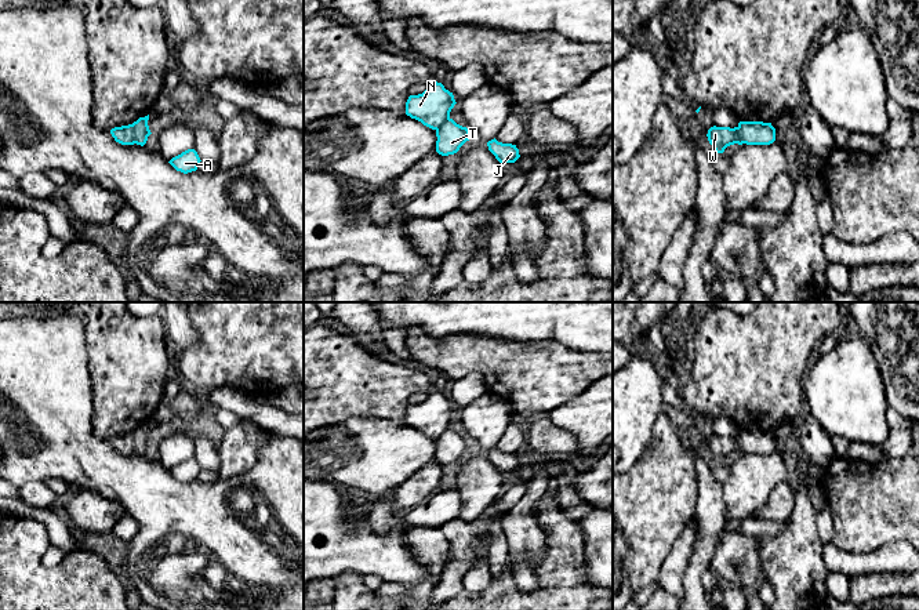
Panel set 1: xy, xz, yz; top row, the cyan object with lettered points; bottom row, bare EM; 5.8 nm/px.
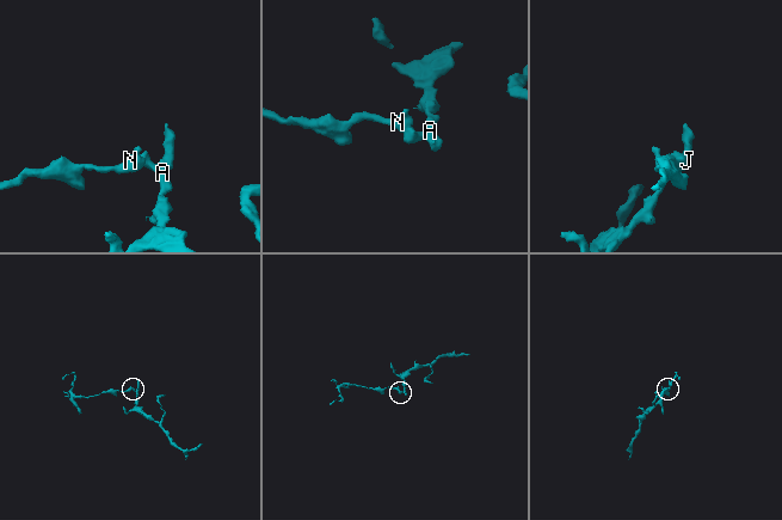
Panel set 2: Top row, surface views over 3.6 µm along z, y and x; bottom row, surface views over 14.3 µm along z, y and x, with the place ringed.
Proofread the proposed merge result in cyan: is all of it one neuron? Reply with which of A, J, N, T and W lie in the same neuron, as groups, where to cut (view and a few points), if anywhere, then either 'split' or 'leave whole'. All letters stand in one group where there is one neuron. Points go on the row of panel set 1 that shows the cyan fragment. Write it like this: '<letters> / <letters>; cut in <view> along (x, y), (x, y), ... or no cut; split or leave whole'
A J T / N W; cut in xy along (130, 124), (135, 142); split

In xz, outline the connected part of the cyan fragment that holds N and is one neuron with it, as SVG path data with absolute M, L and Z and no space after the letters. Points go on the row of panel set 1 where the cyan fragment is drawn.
M432 81L422 94L408 97L406 115L432 130L437 130L450 119L455 104L453 92L446 90L442 83Z

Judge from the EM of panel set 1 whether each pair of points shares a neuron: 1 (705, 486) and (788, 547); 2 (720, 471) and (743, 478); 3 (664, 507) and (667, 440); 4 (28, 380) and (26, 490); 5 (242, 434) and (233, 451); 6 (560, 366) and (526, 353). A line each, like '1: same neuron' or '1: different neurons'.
1: different neurons
2: different neurons
3: same neuron
4: different neurons
5: same neuron
6: same neuron

